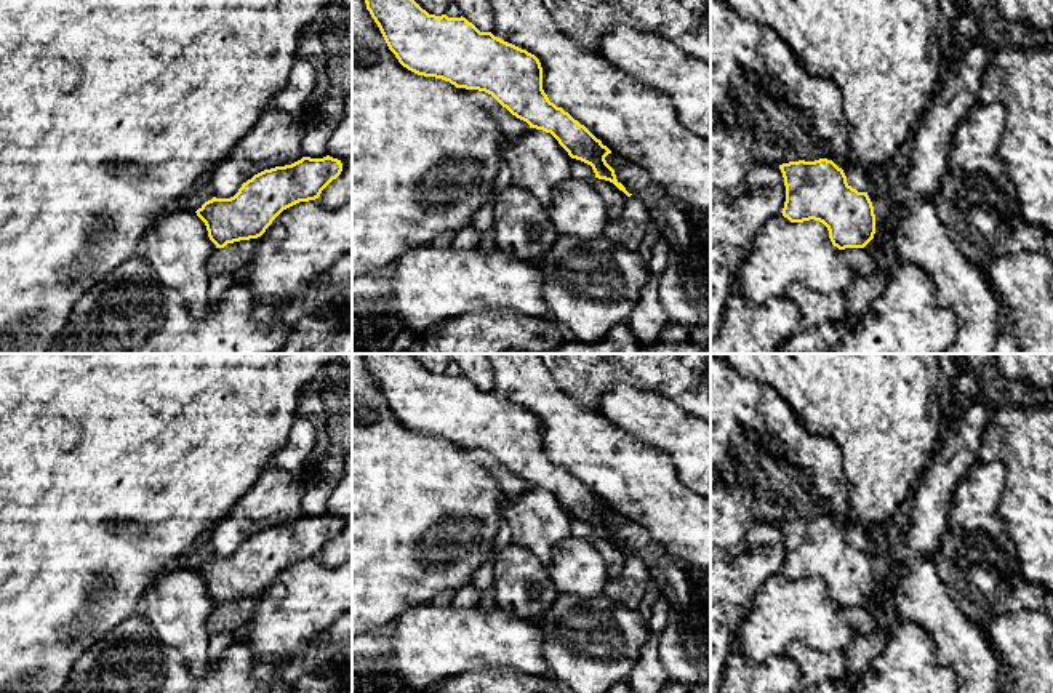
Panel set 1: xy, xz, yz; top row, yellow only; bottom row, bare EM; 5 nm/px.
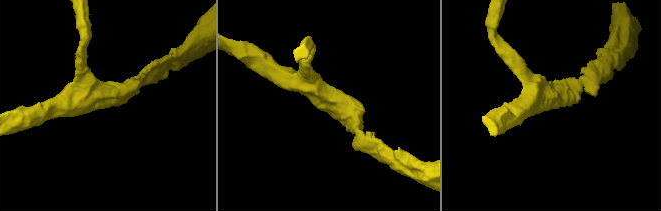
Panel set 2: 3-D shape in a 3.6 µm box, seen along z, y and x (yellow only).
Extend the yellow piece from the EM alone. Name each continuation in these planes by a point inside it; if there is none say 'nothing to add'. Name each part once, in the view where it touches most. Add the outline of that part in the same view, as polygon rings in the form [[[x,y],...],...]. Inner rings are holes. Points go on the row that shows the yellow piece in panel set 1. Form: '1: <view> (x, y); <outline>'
nothing to add

